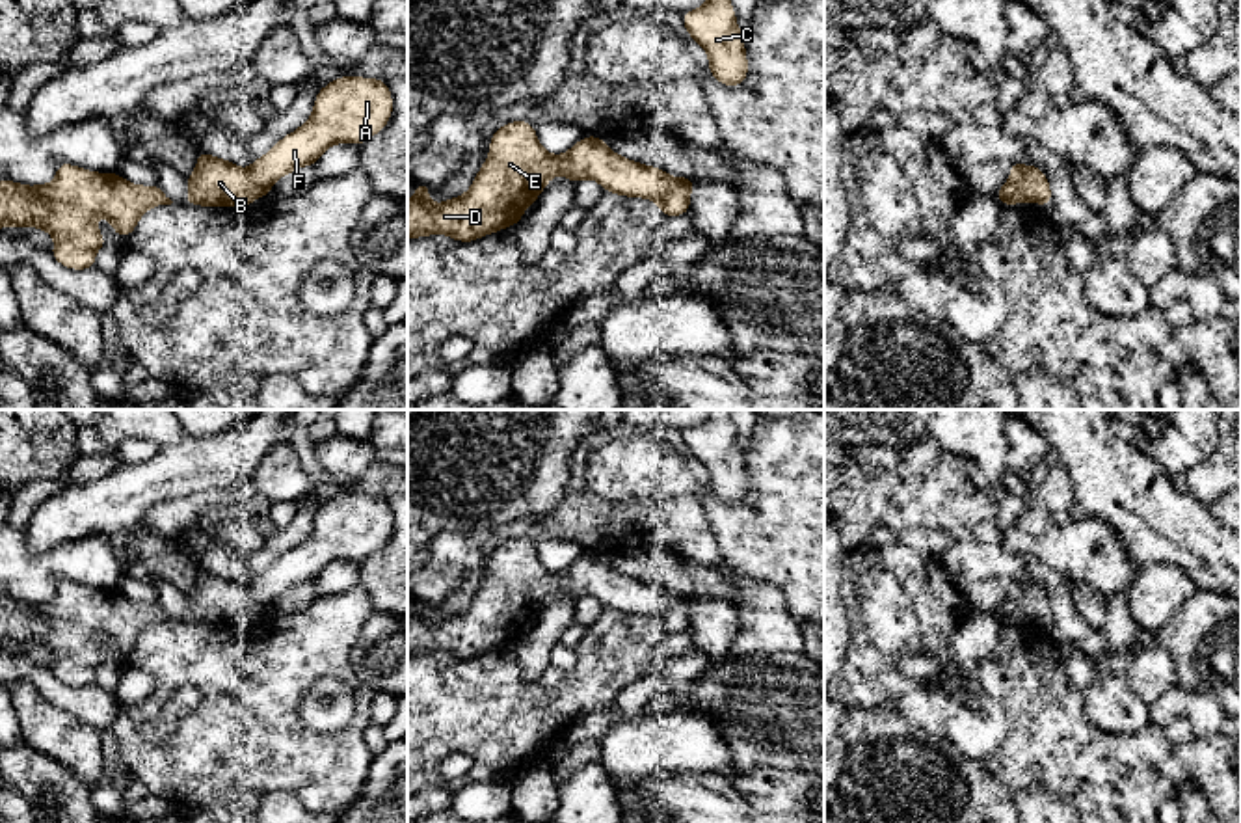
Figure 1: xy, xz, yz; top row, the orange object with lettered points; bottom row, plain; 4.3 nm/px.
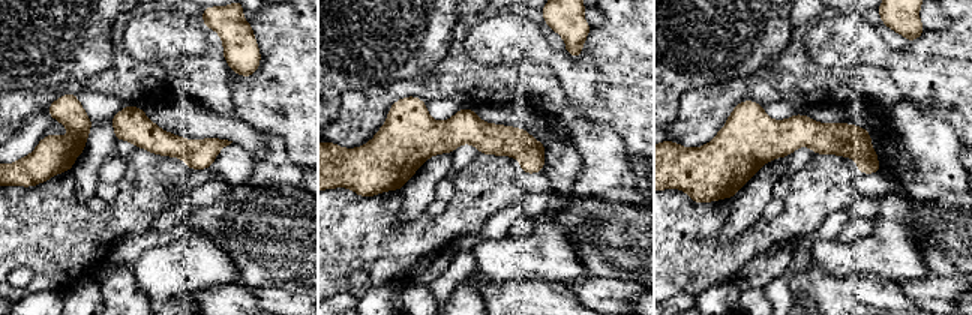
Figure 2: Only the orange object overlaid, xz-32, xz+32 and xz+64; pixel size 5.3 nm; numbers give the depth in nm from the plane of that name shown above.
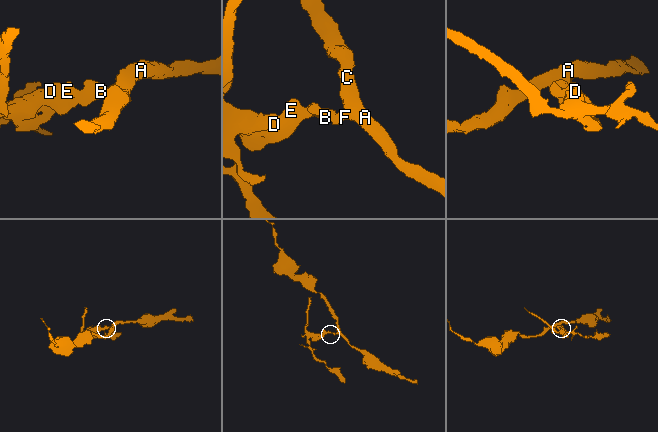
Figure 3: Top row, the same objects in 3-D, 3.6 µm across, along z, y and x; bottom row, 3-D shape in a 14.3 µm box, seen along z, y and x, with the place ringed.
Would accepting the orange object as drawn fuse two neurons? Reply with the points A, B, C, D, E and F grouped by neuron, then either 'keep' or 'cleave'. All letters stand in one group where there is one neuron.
A B C D E F; keep

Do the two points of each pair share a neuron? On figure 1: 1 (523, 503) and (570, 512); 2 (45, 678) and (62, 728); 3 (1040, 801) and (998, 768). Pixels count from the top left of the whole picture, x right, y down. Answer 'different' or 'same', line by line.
1: different
2: different
3: different

